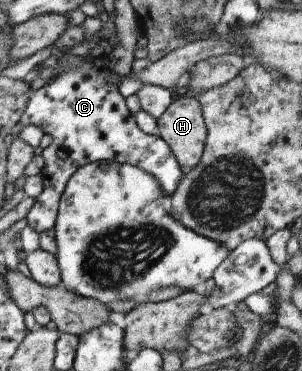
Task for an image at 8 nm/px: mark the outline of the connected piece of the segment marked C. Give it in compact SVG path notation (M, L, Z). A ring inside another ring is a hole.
M85 57L81 68L64 72L34 91L21 118L23 126L41 127L44 135L52 137L52 143L43 152L45 167L40 174L44 178L42 193L34 201L26 219L38 234L54 229L68 179L88 163L113 160L136 166L156 177L164 198L172 196L183 179L183 171L168 143L157 135L144 133L138 127L135 115L128 110L119 87L110 81L113 73L99 71L92 65L93 58ZM60 150L65 151L66 158L58 157Z

